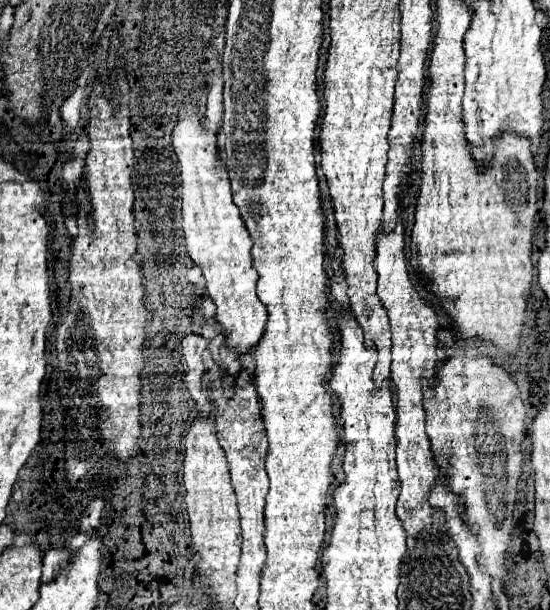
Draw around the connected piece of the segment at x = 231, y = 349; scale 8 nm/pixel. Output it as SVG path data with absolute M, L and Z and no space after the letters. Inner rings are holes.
M185 102L181 108L181 116L179 116L179 124L173 130L173 148L175 154L181 162L181 198L183 198L183 232L185 232L185 246L187 252L191 256L191 260L203 270L205 280L207 280L207 294L213 300L213 304L217 306L215 318L223 328L223 348L221 348L221 360L223 360L223 368L227 372L227 376L237 376L245 366L241 364L241 354L249 354L257 344L259 338L263 336L265 324L267 324L267 310L261 304L259 296L257 296L257 270L253 270L253 258L251 258L251 236L247 234L247 228L241 220L241 214L237 210L237 206L231 200L231 184L229 184L229 172L223 166L223 160L217 152L215 142L215 134L209 132L205 126L201 126L199 116L195 112L193 102Z

